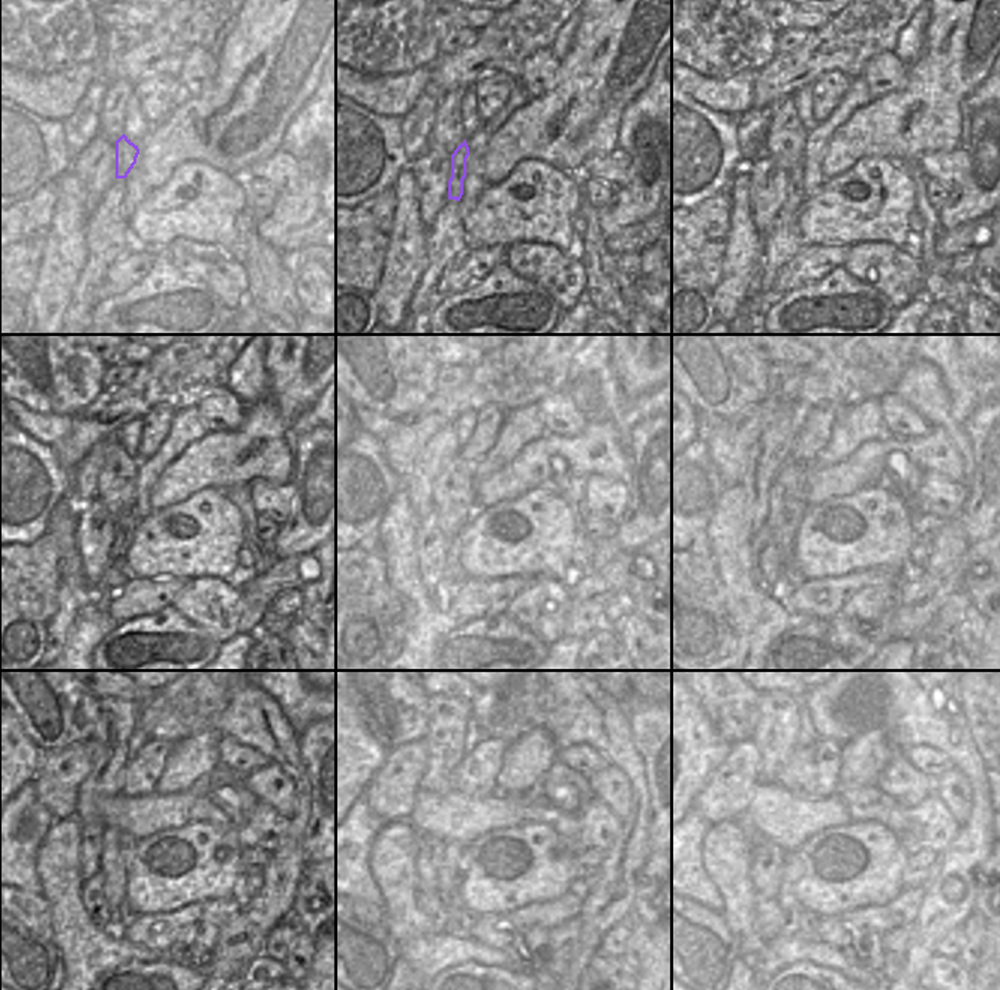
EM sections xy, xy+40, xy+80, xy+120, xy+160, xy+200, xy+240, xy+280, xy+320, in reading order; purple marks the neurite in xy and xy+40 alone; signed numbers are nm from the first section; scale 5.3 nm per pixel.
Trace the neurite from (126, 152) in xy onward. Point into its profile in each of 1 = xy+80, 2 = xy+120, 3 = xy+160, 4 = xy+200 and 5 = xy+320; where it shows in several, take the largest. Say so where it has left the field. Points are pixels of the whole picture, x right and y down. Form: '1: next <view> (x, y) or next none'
1: next xy+80 (795, 200)
2: next xy+120 (125, 525)
3: next xy+160 (456, 575)
4: next xy+200 (792, 576)
5: next xy+320 (808, 920)

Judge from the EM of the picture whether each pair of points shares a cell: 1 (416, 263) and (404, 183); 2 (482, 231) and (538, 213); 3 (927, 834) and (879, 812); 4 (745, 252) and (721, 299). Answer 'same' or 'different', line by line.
1: same
2: same
3: same
4: same

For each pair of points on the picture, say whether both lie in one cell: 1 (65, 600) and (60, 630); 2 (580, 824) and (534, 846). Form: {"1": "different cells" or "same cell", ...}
{"1": "same cell", "2": "different cells"}

